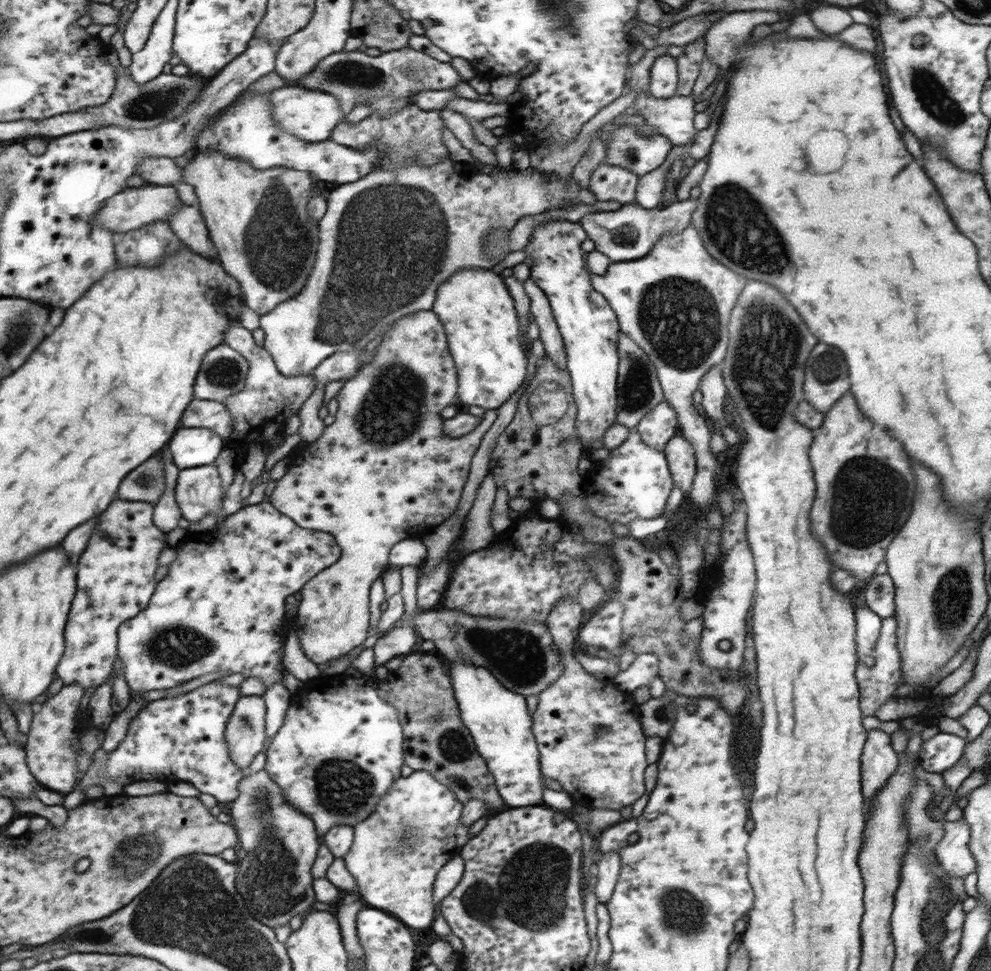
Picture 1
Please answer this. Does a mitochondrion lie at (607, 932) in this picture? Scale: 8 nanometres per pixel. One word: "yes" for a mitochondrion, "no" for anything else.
no

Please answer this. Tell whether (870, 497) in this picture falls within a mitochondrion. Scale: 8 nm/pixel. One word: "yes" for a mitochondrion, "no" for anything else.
yes

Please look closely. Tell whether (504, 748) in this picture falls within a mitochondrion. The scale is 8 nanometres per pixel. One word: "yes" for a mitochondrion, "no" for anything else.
no

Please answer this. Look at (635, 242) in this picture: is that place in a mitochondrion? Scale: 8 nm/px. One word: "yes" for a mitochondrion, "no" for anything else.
no

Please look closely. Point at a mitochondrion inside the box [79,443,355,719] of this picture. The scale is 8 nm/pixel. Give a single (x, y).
(178, 646)

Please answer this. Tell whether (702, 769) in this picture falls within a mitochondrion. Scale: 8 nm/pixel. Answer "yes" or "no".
no

